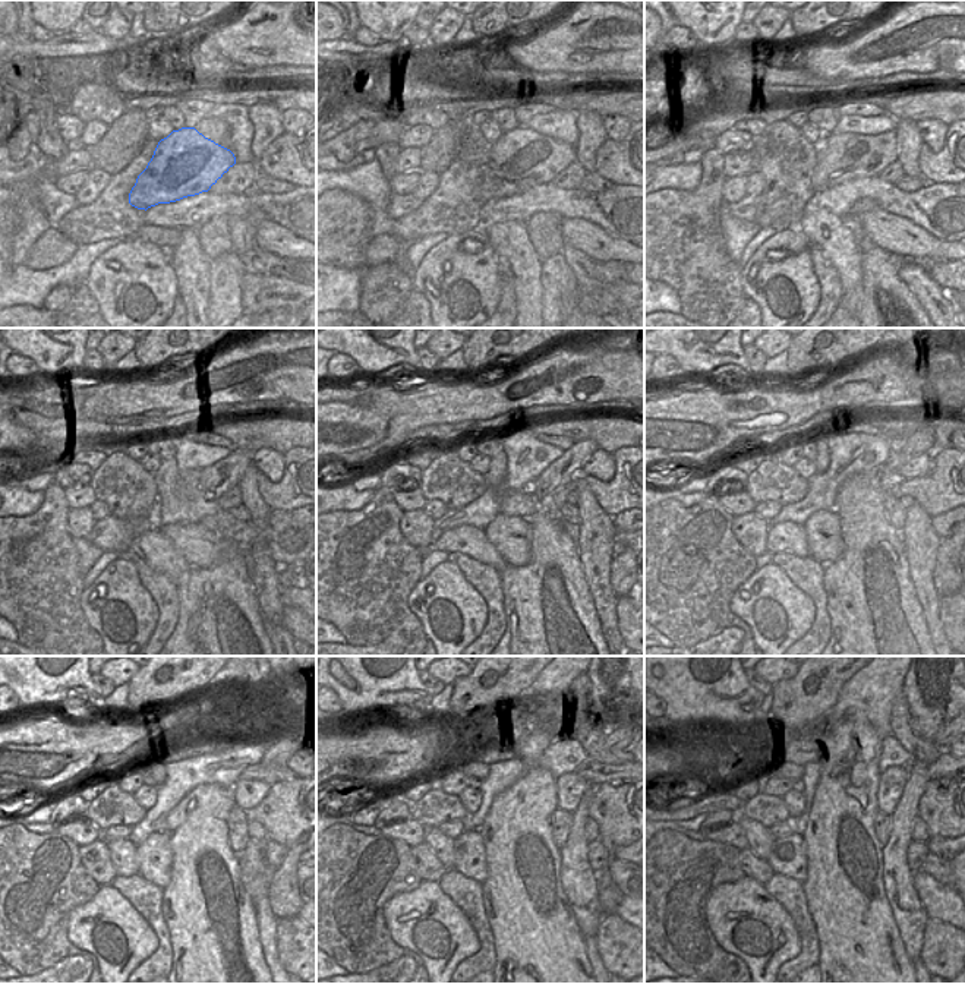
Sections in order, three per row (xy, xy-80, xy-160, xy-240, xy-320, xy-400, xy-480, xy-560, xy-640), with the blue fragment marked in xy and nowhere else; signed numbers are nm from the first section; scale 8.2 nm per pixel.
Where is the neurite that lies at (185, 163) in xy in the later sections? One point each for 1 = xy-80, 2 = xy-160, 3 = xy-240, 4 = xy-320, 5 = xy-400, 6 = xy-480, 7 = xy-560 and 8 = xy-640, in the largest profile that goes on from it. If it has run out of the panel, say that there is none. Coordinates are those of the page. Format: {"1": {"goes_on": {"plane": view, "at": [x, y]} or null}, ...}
{"1": {"goes_on": {"plane": "xy-80", "at": [520, 158]}}, "2": {"goes_on": {"plane": "xy-160", "at": [842, 157]}}, "3": {"goes_on": {"plane": "xy-240", "at": [213, 482]}}, "4": {"goes_on": {"plane": "xy-320", "at": [561, 472]}}, "5": {"goes_on": {"plane": "xy-400", "at": [923, 441]}}, "6": {"goes_on": {"plane": "xy-480", "at": [278, 751]}}, "7": {"goes_on": {"plane": "xy-560", "at": [614, 734]}}, "8": {"goes_on": {"plane": "xy-640", "at": [942, 740]}}}

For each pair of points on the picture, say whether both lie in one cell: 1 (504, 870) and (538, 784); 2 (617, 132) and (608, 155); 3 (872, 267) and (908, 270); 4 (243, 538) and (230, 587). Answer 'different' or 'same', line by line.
1: same
2: different
3: different
4: different

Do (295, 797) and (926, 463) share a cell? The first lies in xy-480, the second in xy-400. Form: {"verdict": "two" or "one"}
{"verdict": "two"}

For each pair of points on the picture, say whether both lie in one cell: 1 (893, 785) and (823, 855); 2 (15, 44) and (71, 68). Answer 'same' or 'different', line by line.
1: different
2: different

